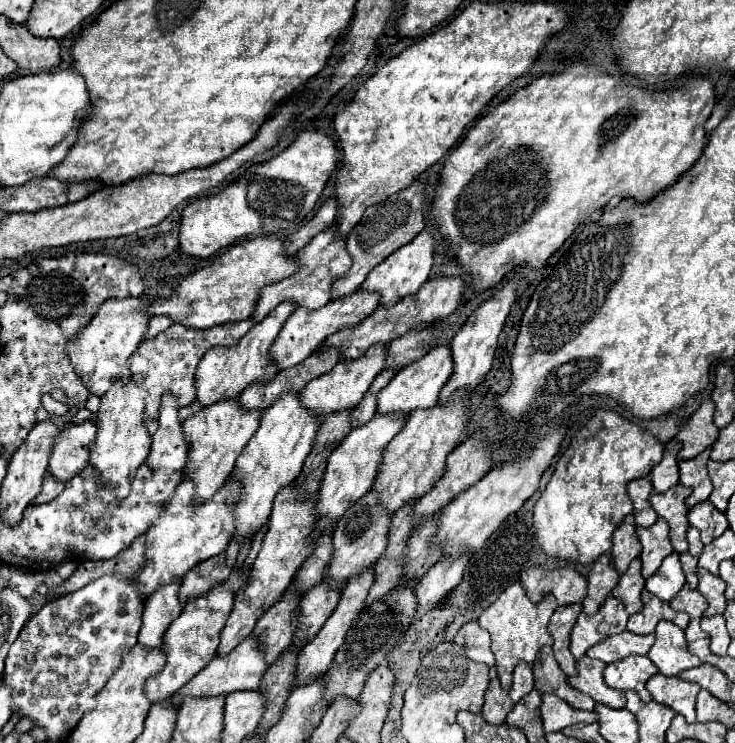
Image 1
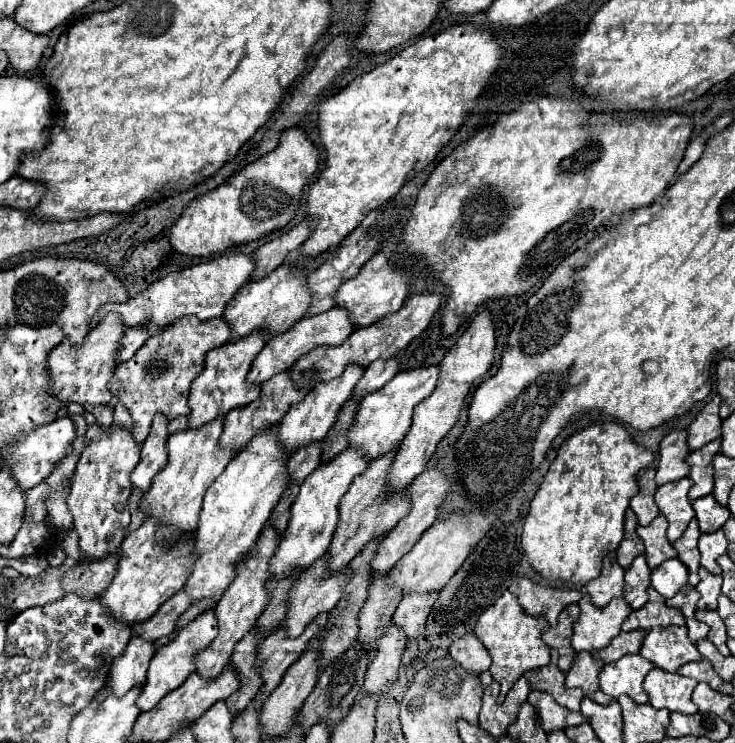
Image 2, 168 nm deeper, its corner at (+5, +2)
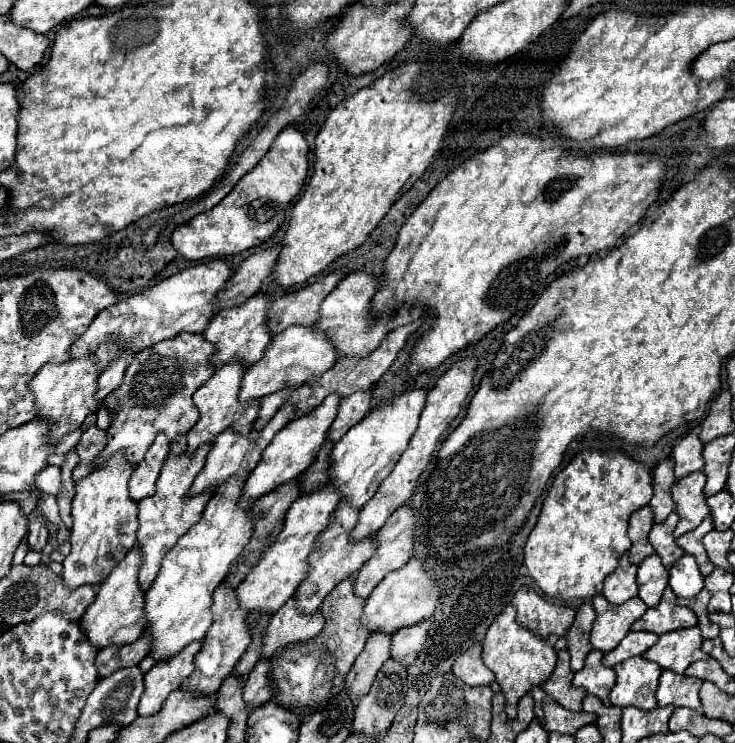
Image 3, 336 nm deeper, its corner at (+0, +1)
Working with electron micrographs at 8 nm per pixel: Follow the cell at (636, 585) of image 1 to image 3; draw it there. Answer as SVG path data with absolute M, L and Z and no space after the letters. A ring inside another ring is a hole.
M650 555L638 565L638 597L646 605L658 605L668 585L668 569L662 565L658 555Z

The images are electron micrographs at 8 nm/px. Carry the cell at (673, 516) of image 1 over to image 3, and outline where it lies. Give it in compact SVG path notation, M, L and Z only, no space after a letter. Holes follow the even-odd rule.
M698 471L676 481L674 487L670 489L672 499L676 503L676 513L680 515L678 527L674 529L674 537L692 531L710 513L710 507L706 505L706 495L702 493L704 483L706 483L706 475Z

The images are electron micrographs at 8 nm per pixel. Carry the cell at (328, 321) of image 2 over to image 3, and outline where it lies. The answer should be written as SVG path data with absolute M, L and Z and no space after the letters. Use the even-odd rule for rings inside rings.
M300 325L288 327L286 331L272 337L272 343L270 347L266 347L262 359L244 373L240 385L240 401L260 399L286 387L300 387L304 383L310 383L310 379L320 377L324 371L328 371L334 365L336 357L338 353L324 333L316 333L312 327Z

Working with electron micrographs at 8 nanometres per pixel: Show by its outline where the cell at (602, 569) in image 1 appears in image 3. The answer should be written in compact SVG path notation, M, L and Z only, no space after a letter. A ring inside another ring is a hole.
M624 555L620 559L620 565L618 569L606 577L604 581L604 589L602 589L602 595L614 603L614 605L620 605L632 597L638 595L638 587L636 587L636 565L630 563L628 555Z

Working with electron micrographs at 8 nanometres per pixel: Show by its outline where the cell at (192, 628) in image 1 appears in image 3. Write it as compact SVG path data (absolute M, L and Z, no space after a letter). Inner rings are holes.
M194 641L190 643L182 653L172 657L170 661L154 665L146 675L144 675L144 693L142 701L138 705L140 715L154 715L162 709L164 699L180 687L180 683L190 677L194 671L194 655L200 651L202 643Z

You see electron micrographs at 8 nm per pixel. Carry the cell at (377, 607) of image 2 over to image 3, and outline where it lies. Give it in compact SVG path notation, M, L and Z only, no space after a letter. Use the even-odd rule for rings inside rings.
M384 633L370 635L362 655L356 659L354 667L346 675L346 691L350 691L350 699L354 703L358 703L358 699L370 691L376 673L388 659L390 659L390 635Z

